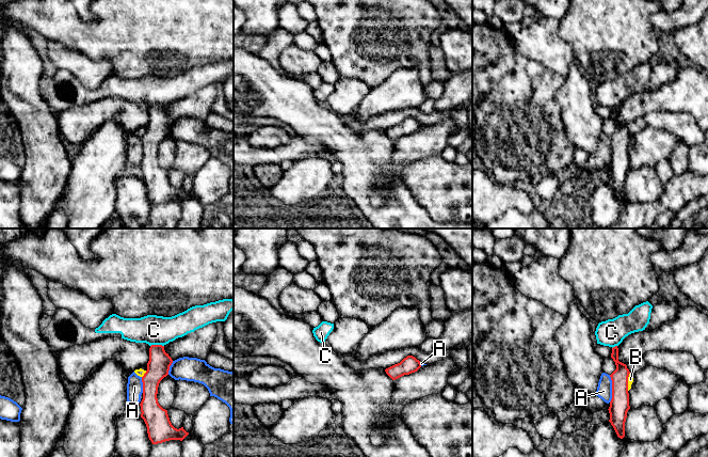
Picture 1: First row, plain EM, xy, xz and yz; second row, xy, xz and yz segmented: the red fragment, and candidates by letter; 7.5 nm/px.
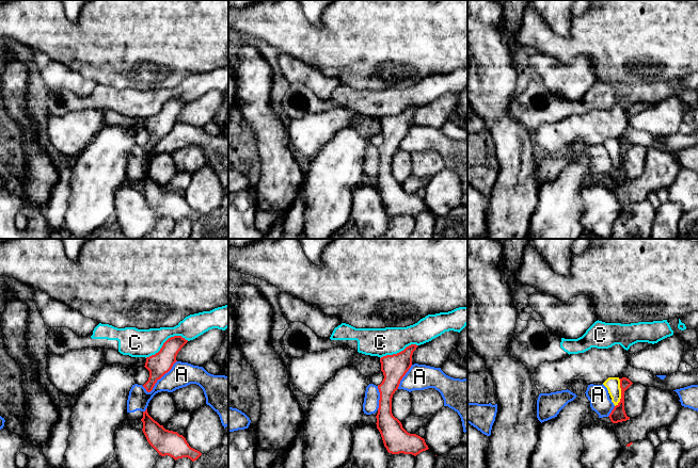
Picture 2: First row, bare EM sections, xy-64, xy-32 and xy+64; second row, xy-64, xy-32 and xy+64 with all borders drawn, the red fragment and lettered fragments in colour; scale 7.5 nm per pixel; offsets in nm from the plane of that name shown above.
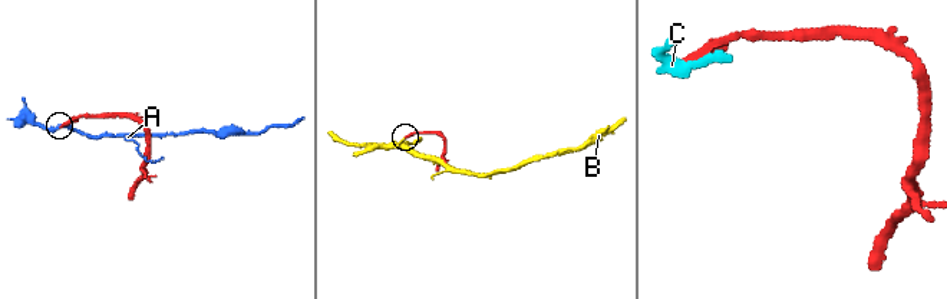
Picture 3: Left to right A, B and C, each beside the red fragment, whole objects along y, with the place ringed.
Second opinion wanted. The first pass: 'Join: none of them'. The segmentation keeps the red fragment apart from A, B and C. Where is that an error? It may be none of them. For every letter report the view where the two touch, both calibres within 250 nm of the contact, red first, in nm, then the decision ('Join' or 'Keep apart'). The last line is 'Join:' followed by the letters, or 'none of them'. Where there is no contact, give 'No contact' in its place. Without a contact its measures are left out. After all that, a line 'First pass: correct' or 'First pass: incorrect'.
A: Touches red in yz. Thickness 140 nm (red) against 110 nm. Keep apart
B: Touches red in yz. Thickness 140 nm (red) against 50 nm. Keep apart
C: Touches red in xy. Thickness 170 nm (red) against 220 nm. Keep apart
Join: none of them
First pass: correct

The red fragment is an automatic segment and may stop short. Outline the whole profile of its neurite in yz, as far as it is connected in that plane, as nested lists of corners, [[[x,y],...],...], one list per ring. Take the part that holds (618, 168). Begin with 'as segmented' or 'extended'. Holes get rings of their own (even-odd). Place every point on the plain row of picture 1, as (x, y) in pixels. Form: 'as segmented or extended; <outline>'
as segmented; [[[617,107],[612,109],[611,119],[615,123],[616,130],[610,136],[612,141],[612,160],[610,162],[609,183],[613,187],[618,199],[625,198],[625,183],[629,167],[628,138],[629,130],[627,126],[618,122]]]

